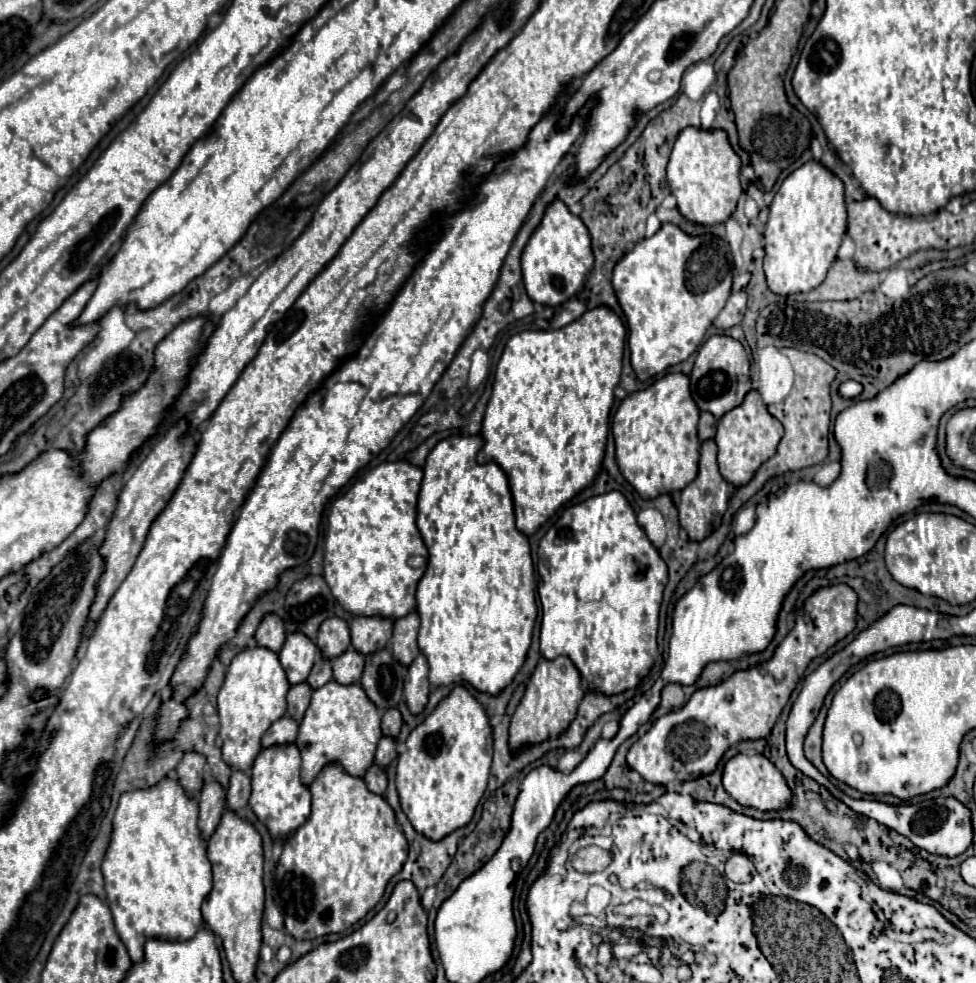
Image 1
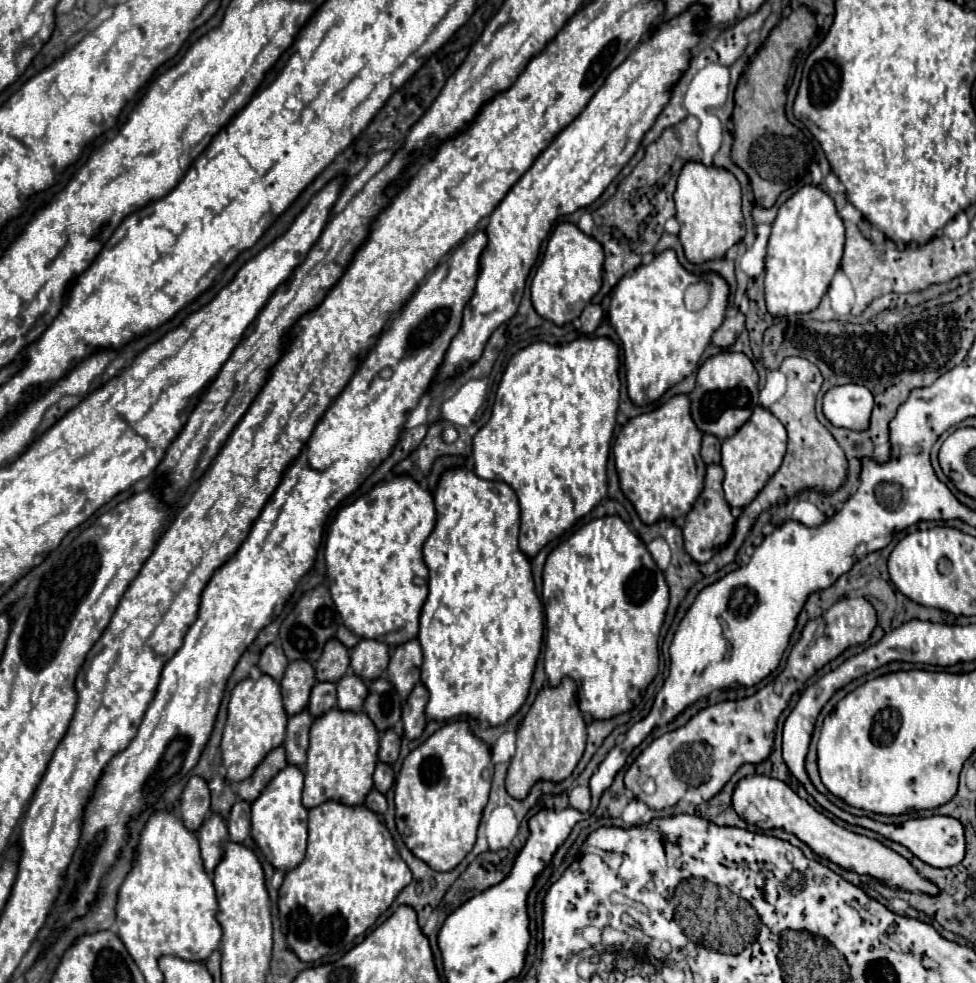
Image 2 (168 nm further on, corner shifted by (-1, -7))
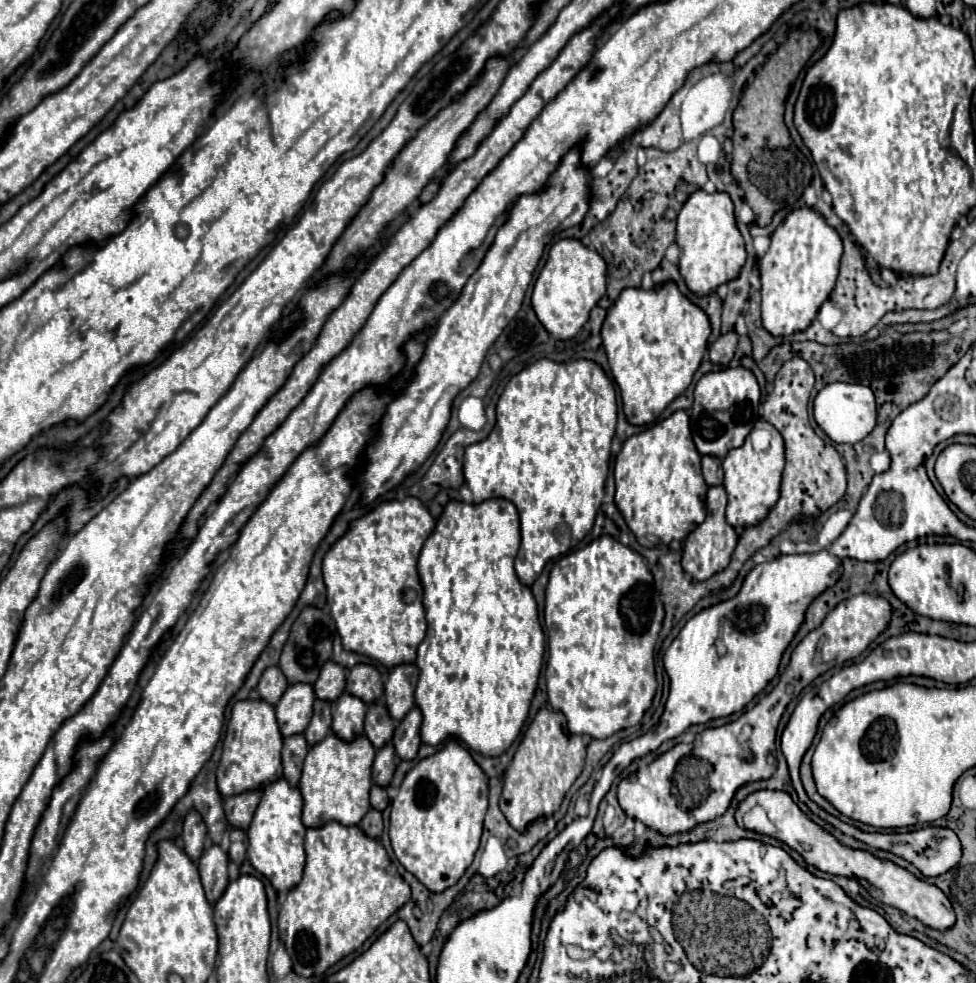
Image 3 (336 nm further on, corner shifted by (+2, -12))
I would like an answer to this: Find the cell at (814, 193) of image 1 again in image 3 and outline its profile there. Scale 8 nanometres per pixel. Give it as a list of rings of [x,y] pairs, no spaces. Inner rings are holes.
[[[814,207],[794,209],[772,233],[772,243],[760,261],[762,323],[772,335],[804,331],[820,305],[830,297],[842,257],[842,239]]]

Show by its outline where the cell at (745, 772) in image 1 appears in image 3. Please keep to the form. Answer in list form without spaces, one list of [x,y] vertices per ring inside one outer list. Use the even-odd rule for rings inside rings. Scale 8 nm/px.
[[[762,789],[756,793],[750,793],[744,801],[740,801],[738,809],[736,809],[736,821],[742,821],[742,815],[748,813],[754,805],[762,805],[768,811],[770,821],[774,823],[776,831],[772,837],[776,837],[778,841],[784,841],[786,845],[790,845],[794,851],[798,851],[808,865],[818,867],[824,873],[830,875],[844,875],[844,877],[856,877],[856,879],[864,879],[864,887],[866,891],[880,903],[892,905],[900,911],[904,911],[910,917],[916,917],[918,921],[922,921],[928,927],[934,929],[948,929],[954,925],[956,915],[952,909],[952,903],[948,901],[948,897],[936,887],[930,885],[922,879],[918,879],[914,873],[910,873],[908,869],[892,863],[892,861],[884,861],[874,857],[868,851],[862,849],[852,849],[842,845],[832,833],[824,831],[820,825],[816,825],[812,819],[806,817],[806,813],[792,801],[792,797],[786,791],[770,791],[770,789]]]

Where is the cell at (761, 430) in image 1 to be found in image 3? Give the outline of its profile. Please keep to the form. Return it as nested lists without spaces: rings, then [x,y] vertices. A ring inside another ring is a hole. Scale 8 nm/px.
[[[764,419],[756,423],[756,427],[766,427],[772,431],[772,443],[768,451],[756,453],[750,445],[750,439],[746,437],[744,445],[738,449],[732,449],[722,459],[724,469],[724,487],[728,493],[728,507],[726,507],[726,521],[732,527],[748,527],[756,525],[766,517],[766,513],[772,509],[772,505],[780,497],[780,477],[784,469],[784,441],[782,435]]]

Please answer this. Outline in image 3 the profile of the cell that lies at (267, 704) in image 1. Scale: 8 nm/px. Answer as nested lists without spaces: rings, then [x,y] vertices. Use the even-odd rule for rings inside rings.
[[[242,699],[232,705],[232,715],[222,743],[222,757],[216,771],[218,791],[224,797],[238,795],[282,777],[280,765],[282,733],[278,729],[274,705],[264,699]]]

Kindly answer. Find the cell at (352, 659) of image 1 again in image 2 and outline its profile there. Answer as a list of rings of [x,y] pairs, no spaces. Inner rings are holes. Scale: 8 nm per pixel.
[[[347,672],[337,682],[337,708],[347,712],[361,712],[367,696],[367,686],[353,672]]]

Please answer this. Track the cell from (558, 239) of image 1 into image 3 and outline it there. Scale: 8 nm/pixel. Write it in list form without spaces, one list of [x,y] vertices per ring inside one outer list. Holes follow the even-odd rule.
[[[560,239],[550,247],[546,265],[542,267],[534,283],[532,307],[538,321],[546,327],[550,335],[554,335],[556,339],[570,339],[588,321],[590,309],[598,303],[598,299],[604,293],[606,293],[604,259],[594,249],[582,245],[578,239]]]

